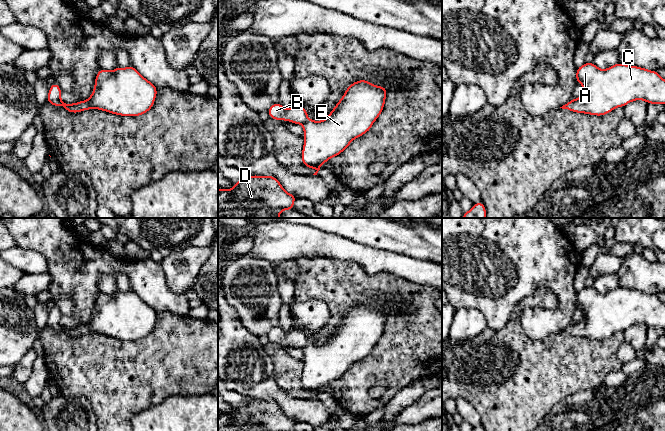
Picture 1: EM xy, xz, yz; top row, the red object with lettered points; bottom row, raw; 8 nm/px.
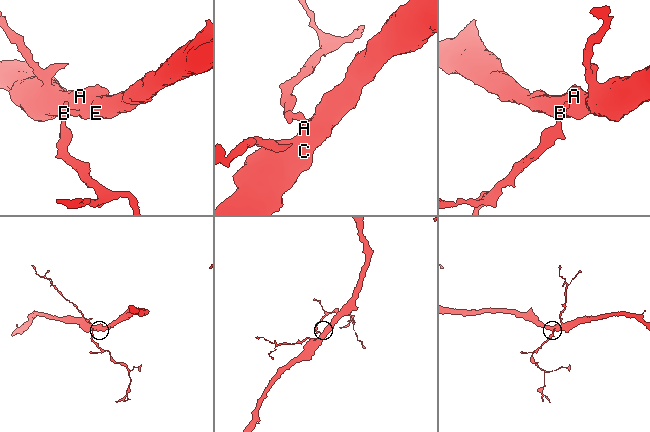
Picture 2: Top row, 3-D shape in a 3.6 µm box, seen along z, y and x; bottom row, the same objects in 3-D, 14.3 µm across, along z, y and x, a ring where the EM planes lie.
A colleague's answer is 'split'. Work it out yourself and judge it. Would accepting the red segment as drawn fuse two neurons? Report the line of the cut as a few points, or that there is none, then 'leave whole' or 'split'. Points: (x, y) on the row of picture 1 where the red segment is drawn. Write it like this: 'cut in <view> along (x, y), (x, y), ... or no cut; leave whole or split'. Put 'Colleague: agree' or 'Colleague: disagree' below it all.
cut in xy along (81, 101), (83, 109); split
Colleague: agree

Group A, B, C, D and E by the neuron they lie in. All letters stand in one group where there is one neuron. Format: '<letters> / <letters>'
A C D E / B

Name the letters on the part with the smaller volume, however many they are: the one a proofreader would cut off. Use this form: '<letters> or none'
B

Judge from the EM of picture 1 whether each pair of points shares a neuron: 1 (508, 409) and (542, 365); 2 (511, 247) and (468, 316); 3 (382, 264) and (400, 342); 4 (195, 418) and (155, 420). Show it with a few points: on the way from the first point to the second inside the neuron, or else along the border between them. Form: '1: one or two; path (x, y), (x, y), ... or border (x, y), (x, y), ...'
1: one; path (513, 398), (533, 376)
2: two; border (456, 309), (476, 308), (484, 316), (487, 326)
3: two; border (361, 265), (368, 273), (391, 272), (406, 280)
4: one; path (185, 420), (165, 420)

